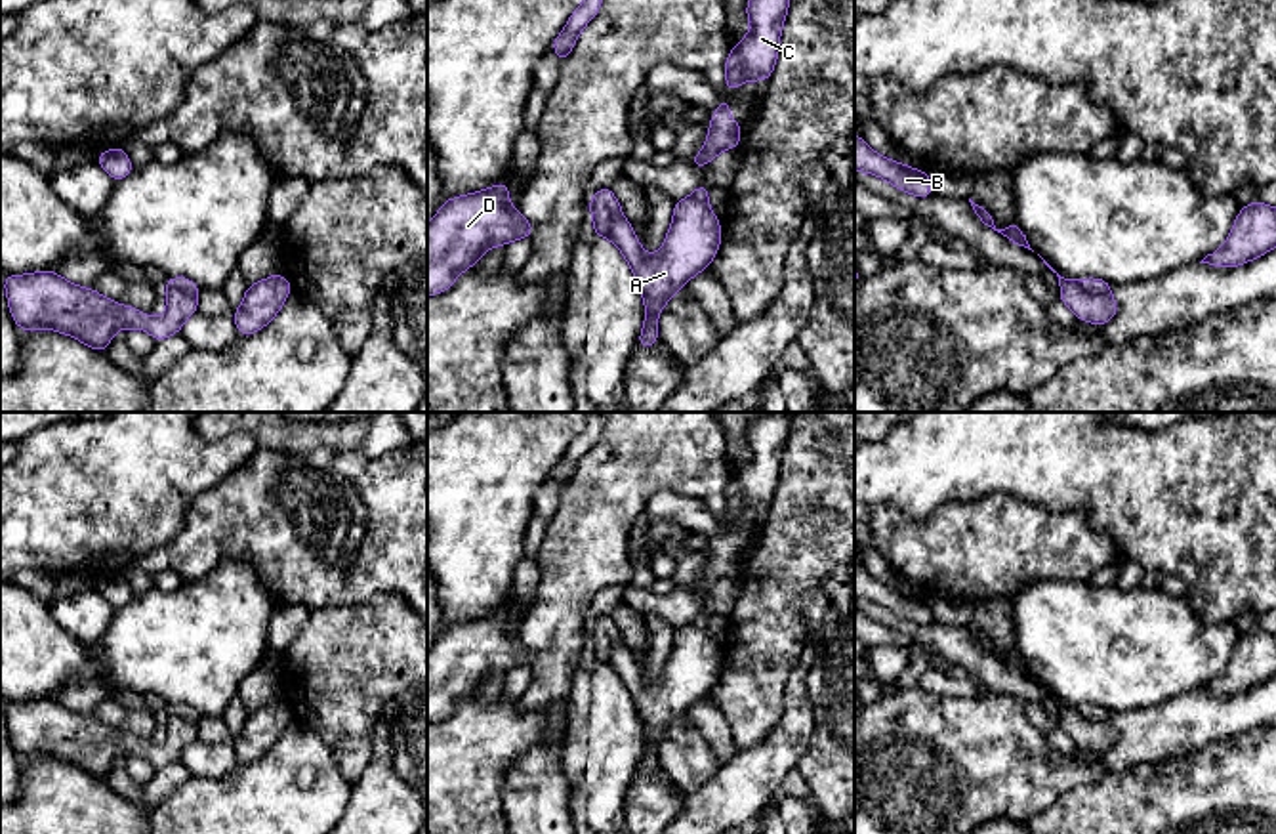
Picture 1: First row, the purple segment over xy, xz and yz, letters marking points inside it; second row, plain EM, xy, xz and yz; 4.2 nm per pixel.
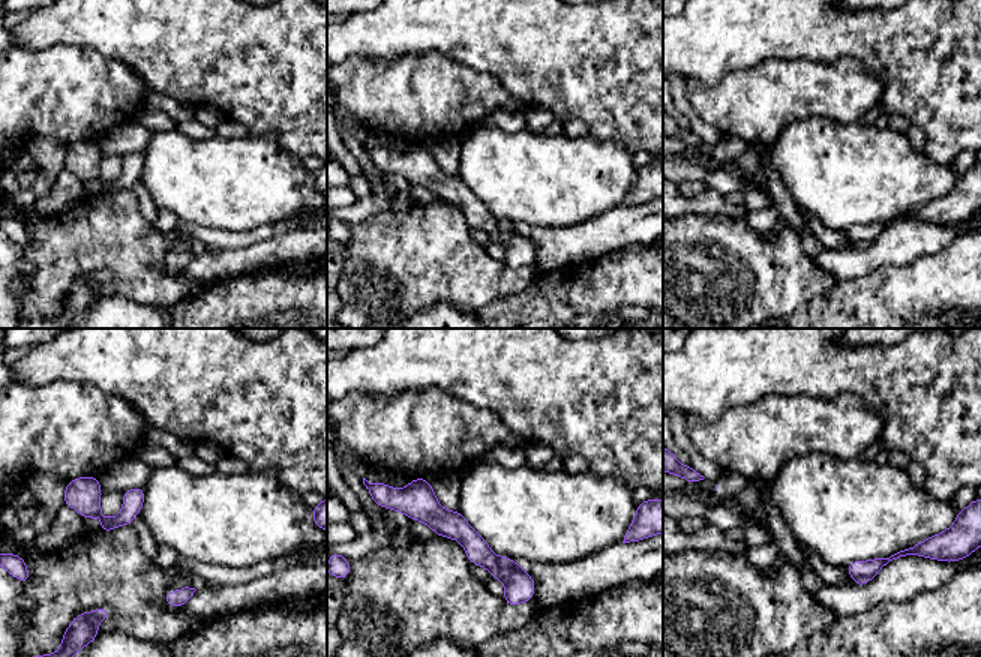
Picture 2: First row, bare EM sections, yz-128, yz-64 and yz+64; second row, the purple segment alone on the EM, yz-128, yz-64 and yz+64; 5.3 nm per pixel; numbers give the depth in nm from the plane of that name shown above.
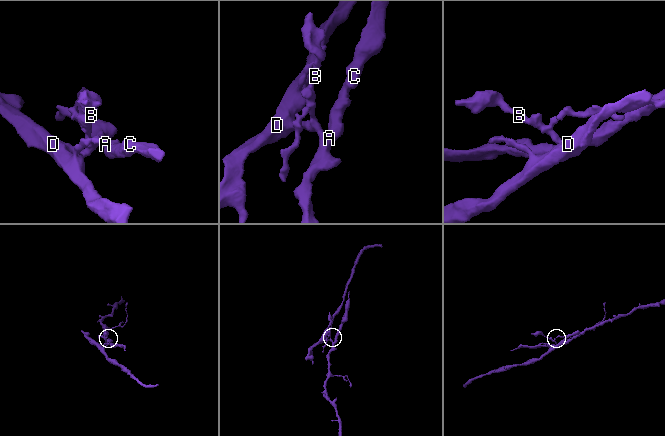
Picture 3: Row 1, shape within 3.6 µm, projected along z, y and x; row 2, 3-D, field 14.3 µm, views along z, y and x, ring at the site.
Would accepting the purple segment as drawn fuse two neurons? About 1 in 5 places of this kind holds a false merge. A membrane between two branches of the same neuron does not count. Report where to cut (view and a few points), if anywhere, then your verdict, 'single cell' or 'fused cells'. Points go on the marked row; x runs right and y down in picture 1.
yz (1076, 283), (1086, 291), (1109, 294) | fused cells

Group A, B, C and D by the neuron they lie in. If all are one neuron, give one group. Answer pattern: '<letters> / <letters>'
A C / B D

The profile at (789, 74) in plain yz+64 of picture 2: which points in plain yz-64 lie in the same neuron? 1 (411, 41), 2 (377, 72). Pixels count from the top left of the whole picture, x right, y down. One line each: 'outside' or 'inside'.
1: outside
2: inside

